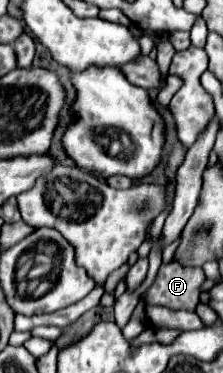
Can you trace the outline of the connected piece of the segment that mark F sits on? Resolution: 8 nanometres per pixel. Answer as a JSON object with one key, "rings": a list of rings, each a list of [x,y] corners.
{"rings":[[[170,260],[160,266],[156,280],[144,292],[144,302],[146,306],[158,304],[172,310],[196,310],[202,280],[206,280],[202,268],[182,266],[178,260]]]}

